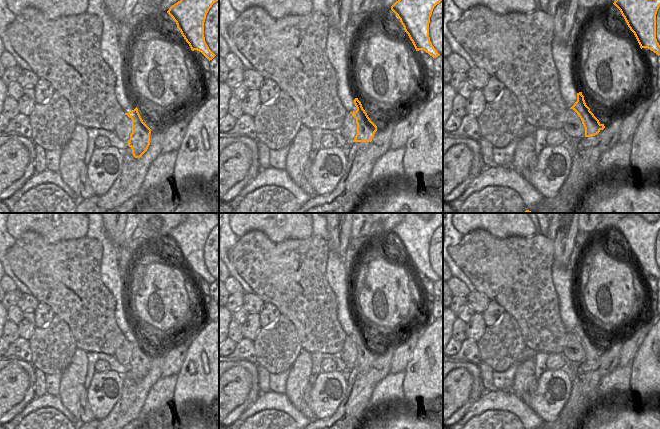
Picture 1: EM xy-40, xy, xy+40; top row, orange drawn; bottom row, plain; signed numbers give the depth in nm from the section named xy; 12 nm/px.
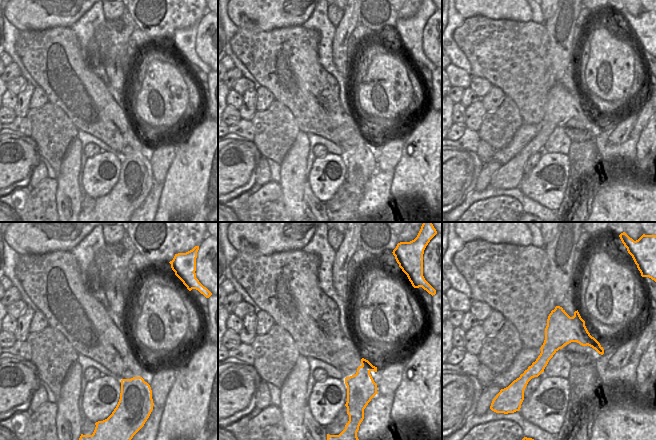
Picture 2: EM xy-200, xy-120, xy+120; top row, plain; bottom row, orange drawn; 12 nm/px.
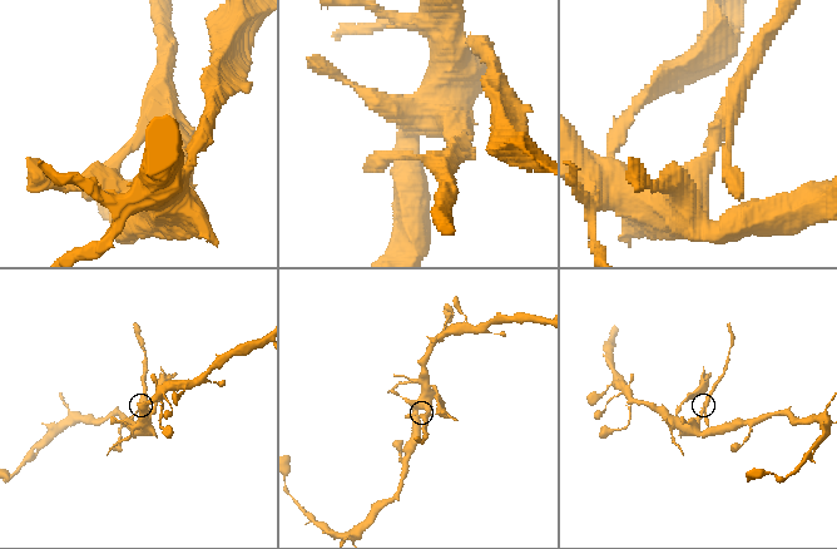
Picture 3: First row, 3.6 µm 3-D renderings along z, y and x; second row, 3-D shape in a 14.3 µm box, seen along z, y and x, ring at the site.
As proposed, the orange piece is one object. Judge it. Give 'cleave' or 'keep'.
cleave

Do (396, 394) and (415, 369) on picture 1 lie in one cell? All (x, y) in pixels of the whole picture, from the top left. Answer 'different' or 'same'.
different

